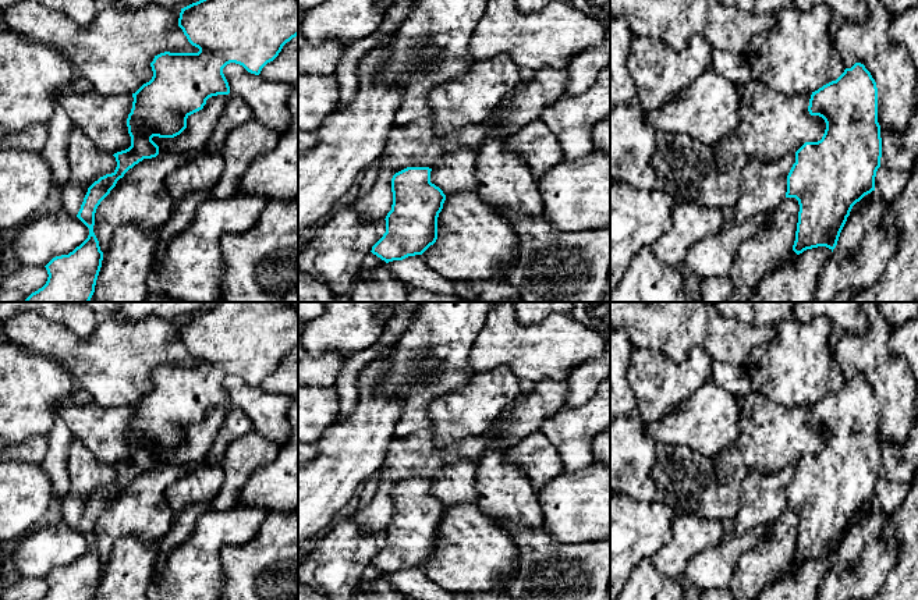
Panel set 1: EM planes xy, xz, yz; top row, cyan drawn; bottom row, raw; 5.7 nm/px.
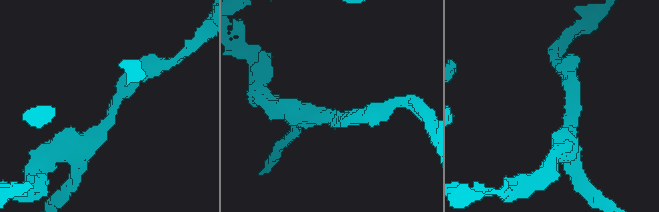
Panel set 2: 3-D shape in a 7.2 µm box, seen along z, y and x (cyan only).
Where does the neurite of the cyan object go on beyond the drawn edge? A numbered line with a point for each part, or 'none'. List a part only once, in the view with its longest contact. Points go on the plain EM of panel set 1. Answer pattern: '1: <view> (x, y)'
none

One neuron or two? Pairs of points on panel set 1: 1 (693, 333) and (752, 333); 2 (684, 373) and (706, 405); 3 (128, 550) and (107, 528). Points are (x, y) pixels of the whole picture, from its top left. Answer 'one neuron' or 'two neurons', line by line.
1: one neuron
2: two neurons
3: two neurons

